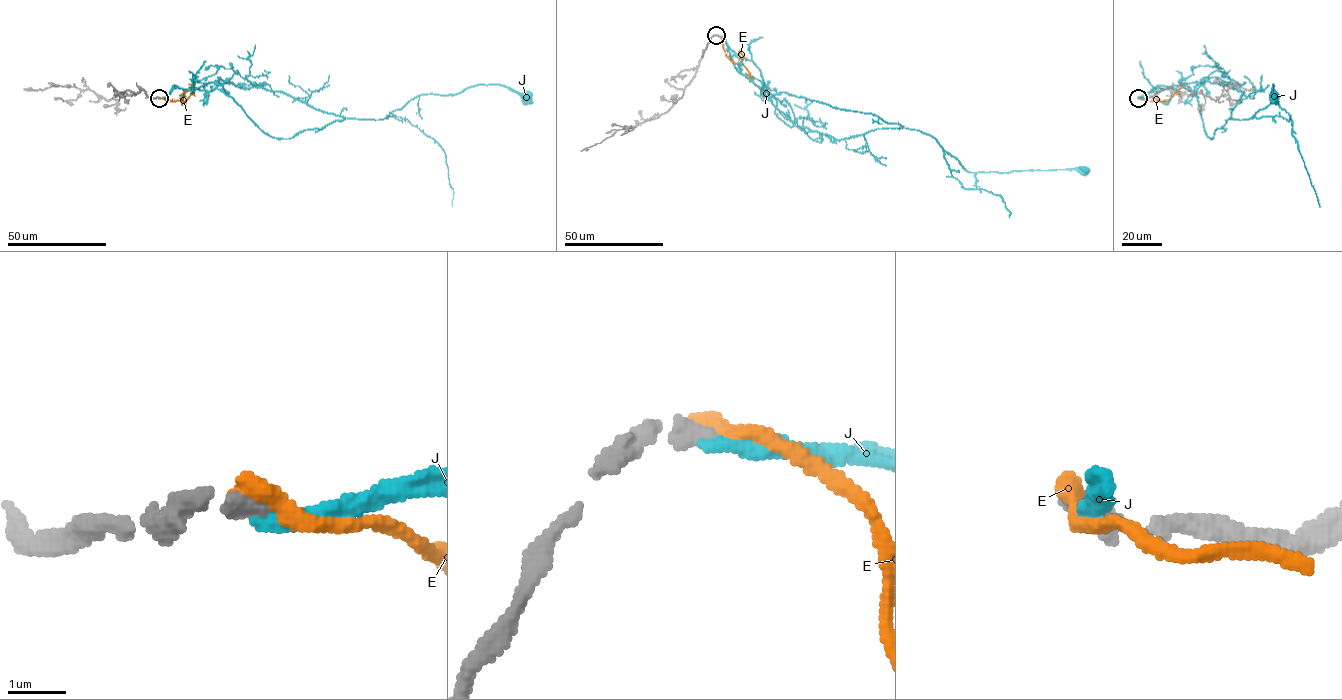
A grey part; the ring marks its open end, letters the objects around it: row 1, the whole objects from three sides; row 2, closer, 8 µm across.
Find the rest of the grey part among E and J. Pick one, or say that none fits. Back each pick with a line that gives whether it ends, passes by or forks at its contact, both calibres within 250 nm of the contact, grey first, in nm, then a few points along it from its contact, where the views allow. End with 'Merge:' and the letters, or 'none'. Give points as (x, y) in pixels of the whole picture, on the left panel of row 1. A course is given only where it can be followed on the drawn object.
J: it ends there; 280 nm thick on the grey side, 320 nm on the other; it runs (158, 98), (218, 81), (284, 92), (346, 117), (381, 119), (416, 96), (480, 84), (507, 86), (527, 98)
Merge: J

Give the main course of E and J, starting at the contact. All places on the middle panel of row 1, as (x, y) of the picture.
E: (715, 35), (721, 38), (725, 54), (741, 63), (751, 79), (745, 76)
J: (715, 35), (750, 60), (770, 101), (805, 131), (841, 139), (885, 127), (916, 129), (968, 171), (1084, 171)

